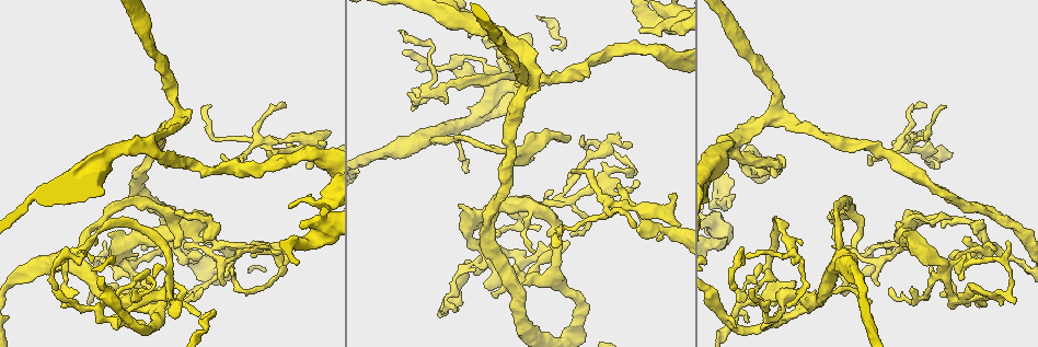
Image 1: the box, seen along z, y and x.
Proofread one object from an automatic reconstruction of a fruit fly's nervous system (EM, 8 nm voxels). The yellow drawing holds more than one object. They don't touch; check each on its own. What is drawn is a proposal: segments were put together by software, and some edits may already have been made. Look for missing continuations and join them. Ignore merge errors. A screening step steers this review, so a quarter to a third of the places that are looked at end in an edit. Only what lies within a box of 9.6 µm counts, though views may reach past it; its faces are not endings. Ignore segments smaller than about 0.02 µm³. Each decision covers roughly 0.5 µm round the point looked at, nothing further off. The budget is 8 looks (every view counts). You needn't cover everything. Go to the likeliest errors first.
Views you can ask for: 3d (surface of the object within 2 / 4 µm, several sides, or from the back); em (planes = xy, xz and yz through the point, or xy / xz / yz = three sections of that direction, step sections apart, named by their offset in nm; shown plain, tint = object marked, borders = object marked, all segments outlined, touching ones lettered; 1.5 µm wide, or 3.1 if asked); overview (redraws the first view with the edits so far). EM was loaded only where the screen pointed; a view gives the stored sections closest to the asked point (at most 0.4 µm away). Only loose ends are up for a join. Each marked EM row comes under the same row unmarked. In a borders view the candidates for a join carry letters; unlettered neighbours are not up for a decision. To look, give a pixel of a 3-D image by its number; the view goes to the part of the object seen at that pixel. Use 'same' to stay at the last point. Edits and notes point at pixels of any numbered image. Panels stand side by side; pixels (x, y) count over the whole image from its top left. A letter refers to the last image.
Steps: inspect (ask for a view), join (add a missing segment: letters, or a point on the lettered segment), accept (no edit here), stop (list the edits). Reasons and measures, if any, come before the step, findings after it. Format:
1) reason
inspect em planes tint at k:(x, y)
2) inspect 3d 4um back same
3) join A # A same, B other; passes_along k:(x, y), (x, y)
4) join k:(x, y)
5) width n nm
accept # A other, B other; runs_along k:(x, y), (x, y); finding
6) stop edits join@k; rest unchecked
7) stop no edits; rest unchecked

end of a long branch
inspect 3d 2um at 1:(554, 247)

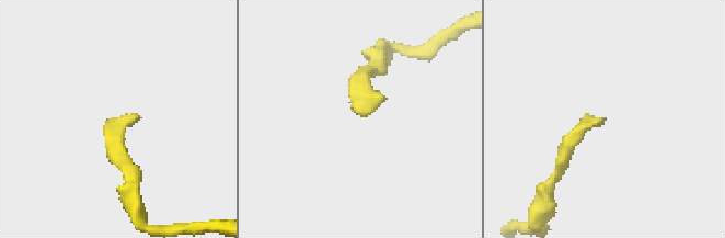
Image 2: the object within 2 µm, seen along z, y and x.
now the EM
inspect em xy step 8 tint at 2:(603, 117)

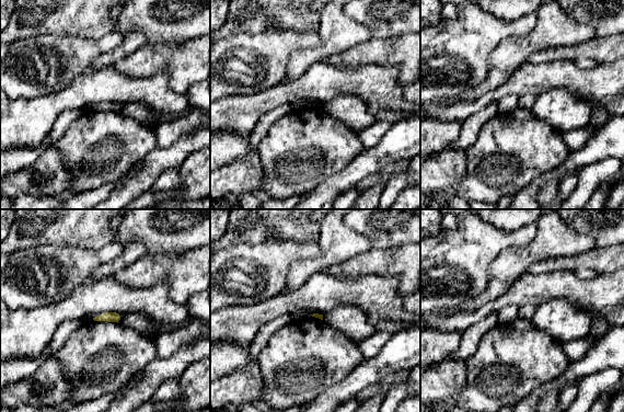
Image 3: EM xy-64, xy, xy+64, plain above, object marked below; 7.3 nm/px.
inspect em planes borders same

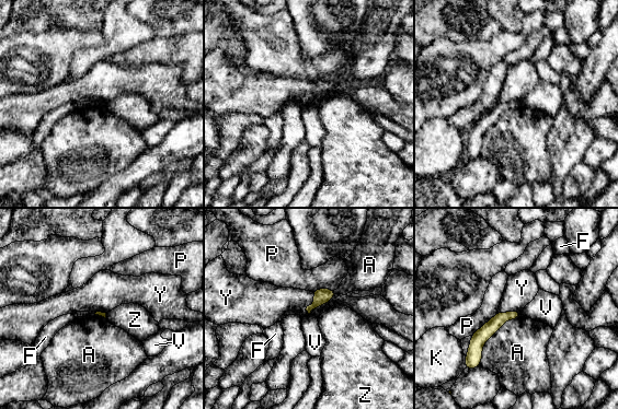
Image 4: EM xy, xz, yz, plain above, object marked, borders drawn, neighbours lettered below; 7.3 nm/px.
longest_contact A 500 nm
accept # A other, F other, K other, P other, V other, Y other, Z other; none of them fits

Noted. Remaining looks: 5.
free end
inspect em planes borders at 1:(324, 142)

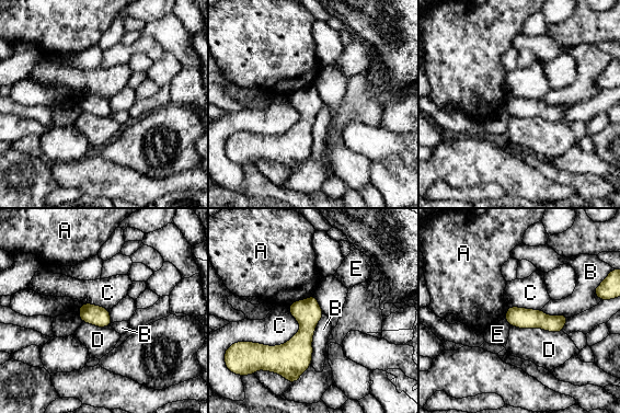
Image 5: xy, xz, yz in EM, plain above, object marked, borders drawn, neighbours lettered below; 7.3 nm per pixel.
longest_contact C 440 nm
accept # A other, B other, C other, D other, E other; border 5:(301, 325), (282, 344), (243, 342); none of them fits

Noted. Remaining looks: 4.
an open end
inspect 3d 2um back at 1:(523, 282)

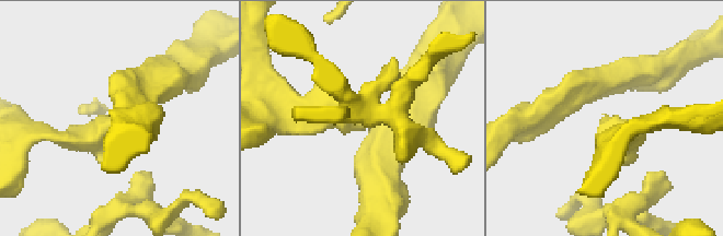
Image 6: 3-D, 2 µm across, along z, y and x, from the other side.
need the tissue
inspect em xy step 4 tint at 6:(602, 114)

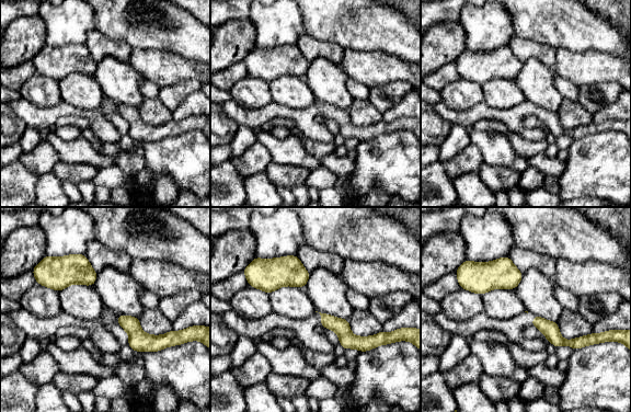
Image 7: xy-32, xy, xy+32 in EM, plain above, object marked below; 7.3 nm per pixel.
another direction
inspect em planes borders same

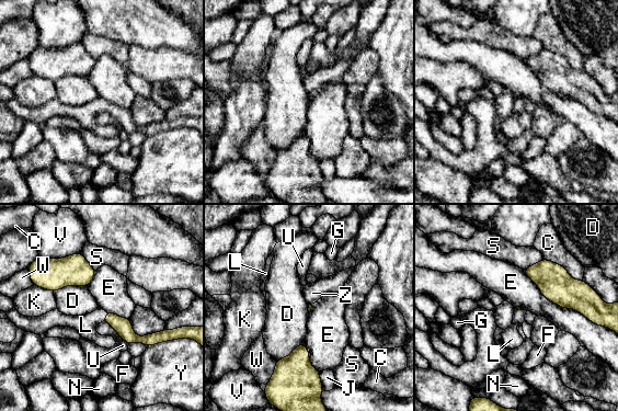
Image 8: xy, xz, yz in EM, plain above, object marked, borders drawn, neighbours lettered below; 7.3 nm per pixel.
join L # C other, D other, E other, F other, G other, J other, K other, L same, N other, S other, U other, V other, W other, Y other, Z other; the neuron continues

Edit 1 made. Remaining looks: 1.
stop edits join@8; rest unchecked

